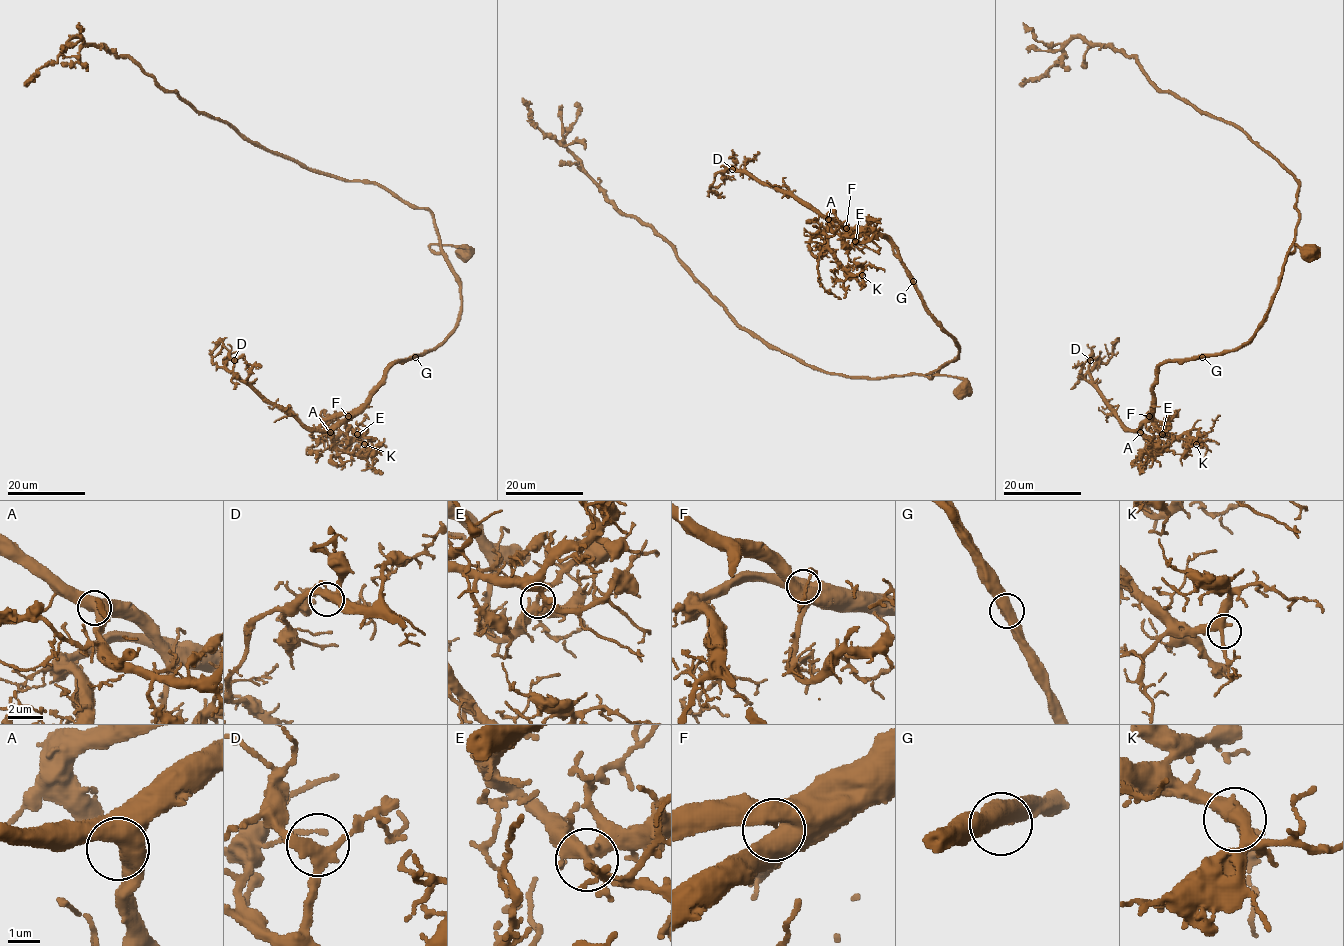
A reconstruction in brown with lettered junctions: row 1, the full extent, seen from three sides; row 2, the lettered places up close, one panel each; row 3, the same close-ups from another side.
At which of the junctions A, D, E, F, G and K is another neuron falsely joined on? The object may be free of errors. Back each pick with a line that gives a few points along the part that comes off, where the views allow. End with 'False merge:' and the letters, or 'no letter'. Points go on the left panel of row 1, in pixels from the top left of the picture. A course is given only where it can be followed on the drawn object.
False merge: no letter

